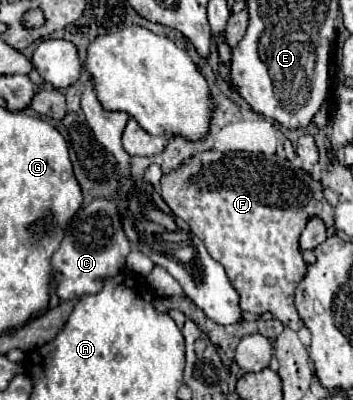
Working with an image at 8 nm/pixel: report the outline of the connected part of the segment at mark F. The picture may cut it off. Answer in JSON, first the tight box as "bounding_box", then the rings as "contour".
{"bounding_box":[161,150,333,330],"contour":[[[207,150],[201,156],[189,158],[169,174],[163,174],[161,196],[165,198],[173,214],[185,220],[191,230],[203,240],[209,254],[225,266],[231,284],[241,294],[243,312],[271,312],[277,320],[283,322],[283,326],[291,330],[299,330],[303,326],[293,304],[295,288],[299,280],[303,280],[303,272],[307,270],[307,264],[299,250],[299,236],[311,216],[321,216],[327,226],[333,224],[333,206],[323,198],[321,186],[317,182],[295,168],[287,158],[267,158],[263,154],[249,152],[221,154]]]}

